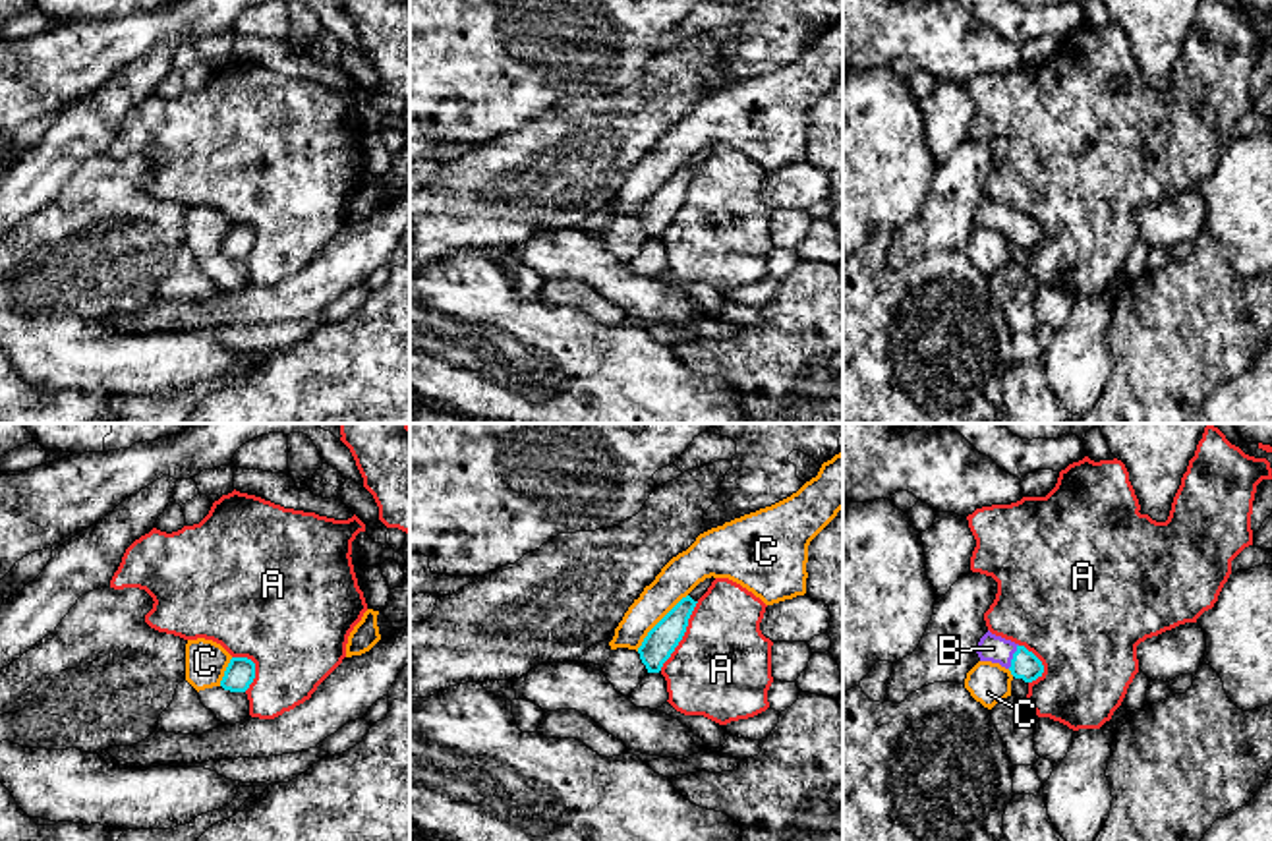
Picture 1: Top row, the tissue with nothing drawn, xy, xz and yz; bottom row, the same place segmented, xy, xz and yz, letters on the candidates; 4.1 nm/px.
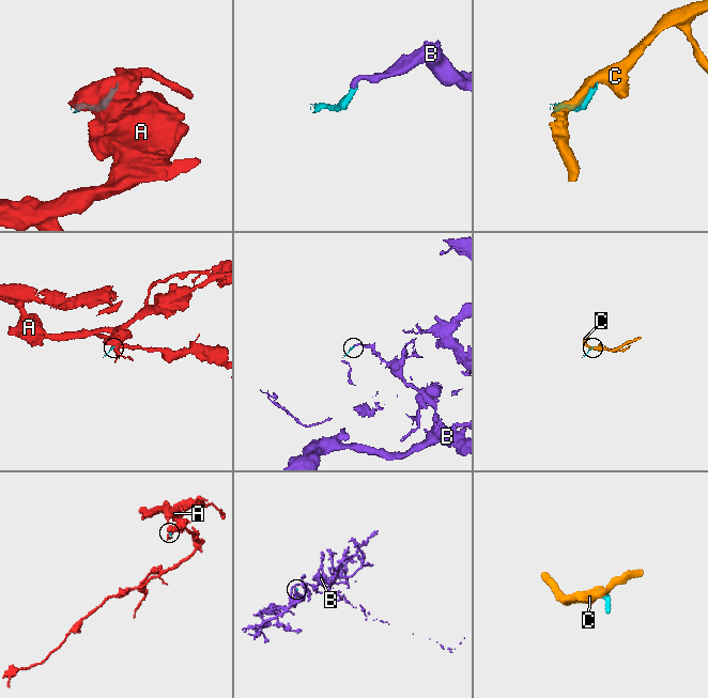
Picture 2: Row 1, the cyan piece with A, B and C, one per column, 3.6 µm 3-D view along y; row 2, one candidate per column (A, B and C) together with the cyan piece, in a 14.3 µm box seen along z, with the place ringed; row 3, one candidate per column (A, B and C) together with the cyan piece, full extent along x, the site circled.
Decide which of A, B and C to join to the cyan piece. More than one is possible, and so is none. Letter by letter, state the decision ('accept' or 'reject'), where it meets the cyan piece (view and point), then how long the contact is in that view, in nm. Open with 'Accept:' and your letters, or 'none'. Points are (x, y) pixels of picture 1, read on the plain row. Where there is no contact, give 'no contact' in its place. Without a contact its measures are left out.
Accept: B
A: reject | xz (683, 202) | 340 nm
B: accept | yz (1013, 223) | 110 nm
C: reject | xz (658, 190) | 320 nm

